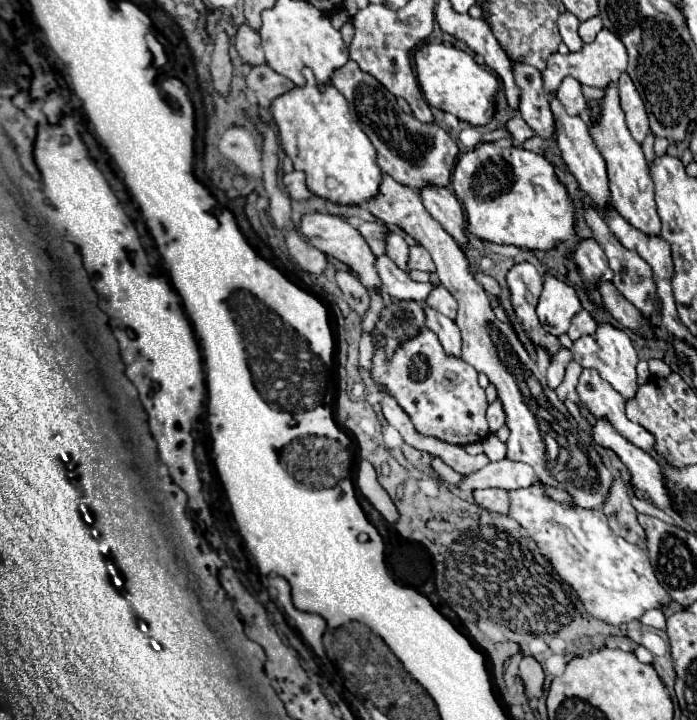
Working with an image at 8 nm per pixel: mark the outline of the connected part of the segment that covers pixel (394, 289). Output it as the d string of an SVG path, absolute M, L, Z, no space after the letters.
M387 255L375 257L375 267L383 285L383 293L387 293L393 299L415 299L415 301L425 301L431 283L415 283L409 279L409 275L397 267Z

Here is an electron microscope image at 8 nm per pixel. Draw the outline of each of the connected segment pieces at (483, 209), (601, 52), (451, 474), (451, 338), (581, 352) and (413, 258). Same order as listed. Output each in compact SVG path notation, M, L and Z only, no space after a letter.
M481 143L475 149L463 153L457 161L453 171L453 189L457 199L463 203L469 233L479 239L487 239L499 245L515 245L541 251L555 247L555 243L559 241L579 241L575 235L575 215L567 189L557 181L553 165L533 151L527 151L523 147L501 149L493 143Z
M601 29L597 33L595 41L593 43L585 43L581 47L581 51L567 53L567 55L557 51L557 53L549 55L547 67L541 71L541 75L543 75L543 87L547 87L549 93L555 93L565 77L575 77L583 85L603 89L609 81L615 83L625 69L627 69L627 51L625 51L623 43L619 43L619 39L615 39L615 35L611 35L611 31Z
M431 457L431 467L433 467L433 471L445 481L445 483L449 483L449 485L459 485L459 479L461 479L461 475L457 473L457 471L453 471L445 461L441 461L439 457Z
M425 305L427 311L427 327L437 333L443 349L451 357L461 357L461 331L457 323L449 317L439 315L439 311L431 311L431 307Z
M599 325L597 331L593 335L585 335L581 339L577 339L573 343L573 359L581 365L581 367L593 367L597 371L601 371L603 379L607 379L611 383L613 389L617 389L625 399L633 399L637 393L637 353L631 345L631 339L617 329L617 333L609 327L609 325Z
M411 245L409 247L409 259L407 259L407 269L421 269L421 271L433 271L435 267L431 265L431 255L427 253L425 247L421 245Z

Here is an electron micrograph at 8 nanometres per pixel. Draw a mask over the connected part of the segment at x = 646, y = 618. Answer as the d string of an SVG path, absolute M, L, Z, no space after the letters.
M649 609L643 613L643 617L639 619L643 625L649 625L649 627L655 627L655 629L665 629L665 615L661 609Z

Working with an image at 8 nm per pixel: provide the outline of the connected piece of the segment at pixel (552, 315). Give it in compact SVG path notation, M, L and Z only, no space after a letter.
M547 275L543 293L537 305L537 317L553 335L563 335L569 329L571 319L581 311L581 303L573 287Z

